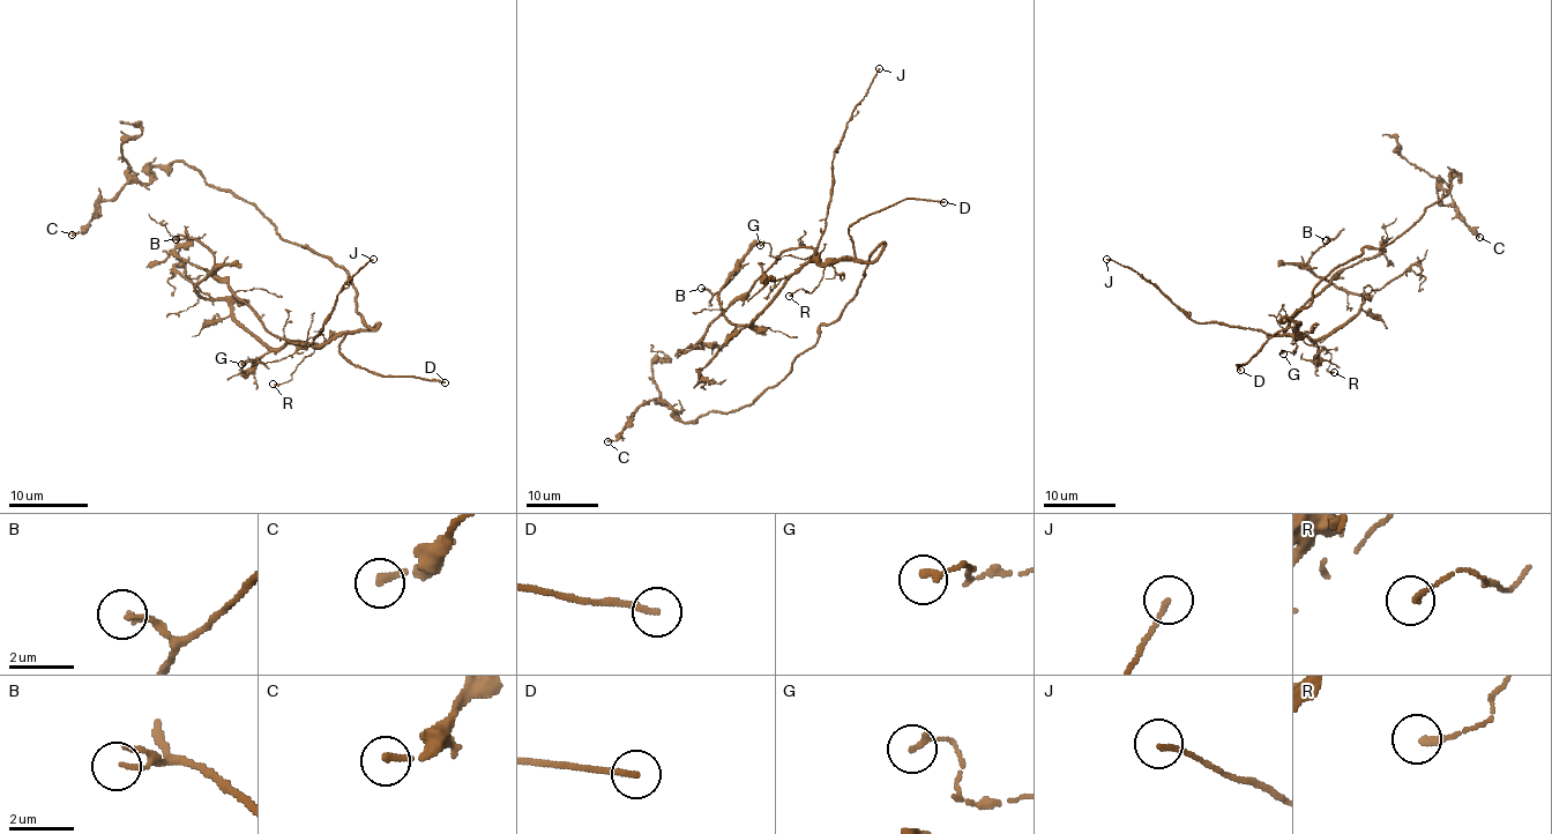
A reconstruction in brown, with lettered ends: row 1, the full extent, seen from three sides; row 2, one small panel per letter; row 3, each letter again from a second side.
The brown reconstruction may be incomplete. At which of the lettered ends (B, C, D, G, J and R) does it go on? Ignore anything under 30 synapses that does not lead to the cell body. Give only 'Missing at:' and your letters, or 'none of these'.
Missing at: D

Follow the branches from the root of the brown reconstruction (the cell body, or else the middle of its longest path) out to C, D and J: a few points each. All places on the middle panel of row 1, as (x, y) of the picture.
C: (857, 287), (792, 369), (751, 403), (683, 421), (666, 403), (649, 400), (607, 441)
D: (857, 287), (868, 258), (882, 243), (872, 261), (860, 261), (849, 232), (857, 220), (908, 198), (944, 202)
J: (857, 287), (868, 258), (882, 243), (872, 261), (823, 263), (818, 241), (833, 190), (834, 149), (879, 68)

